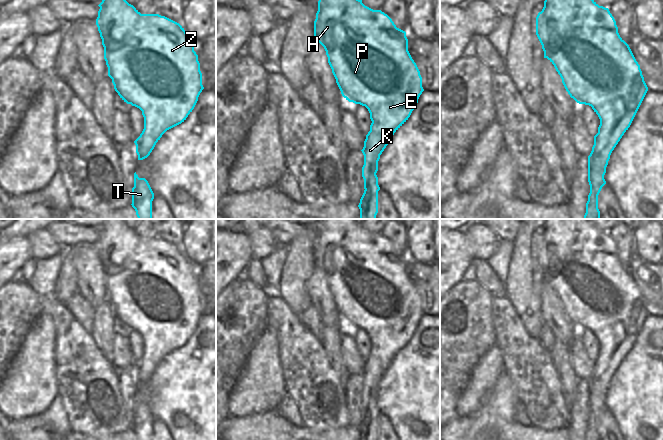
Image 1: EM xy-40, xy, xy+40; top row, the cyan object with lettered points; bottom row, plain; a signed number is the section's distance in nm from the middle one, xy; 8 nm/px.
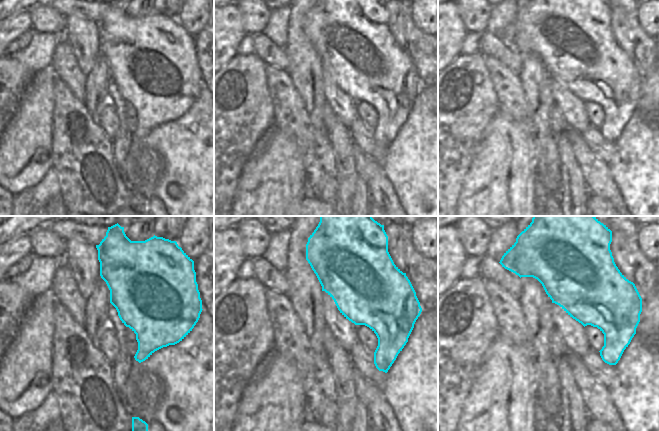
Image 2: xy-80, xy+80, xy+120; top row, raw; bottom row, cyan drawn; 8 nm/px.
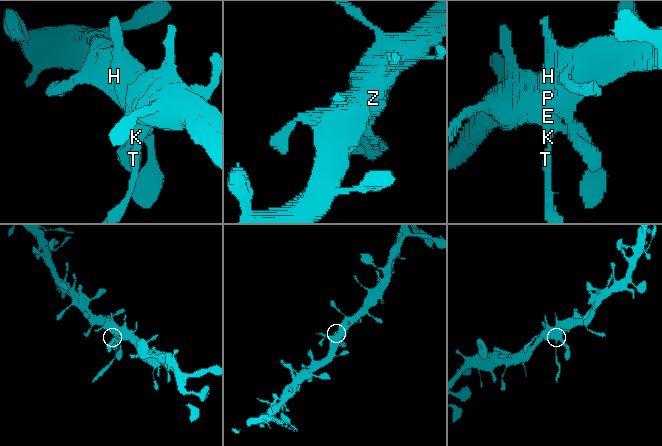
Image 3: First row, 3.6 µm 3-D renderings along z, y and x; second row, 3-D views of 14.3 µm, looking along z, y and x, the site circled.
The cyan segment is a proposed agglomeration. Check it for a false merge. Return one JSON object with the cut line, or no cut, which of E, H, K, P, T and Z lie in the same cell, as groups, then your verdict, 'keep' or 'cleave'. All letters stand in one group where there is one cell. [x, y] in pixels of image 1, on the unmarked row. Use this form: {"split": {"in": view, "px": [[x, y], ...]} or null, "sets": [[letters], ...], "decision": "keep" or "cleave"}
{"split": {"in": "xy+40", "px": [[600, 387], [592, 389], [591, 404], [589, 406]]}, "sets": [["E", "H", "K", "P", "Z"], ["T"]], "decision": "cleave"}

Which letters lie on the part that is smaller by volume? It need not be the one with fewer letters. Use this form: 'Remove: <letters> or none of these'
Remove: T

